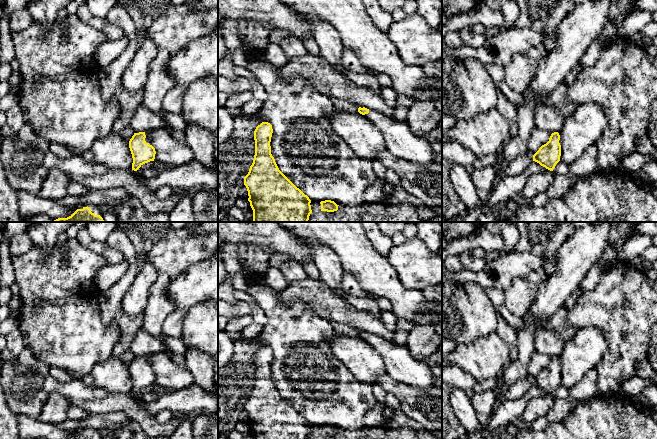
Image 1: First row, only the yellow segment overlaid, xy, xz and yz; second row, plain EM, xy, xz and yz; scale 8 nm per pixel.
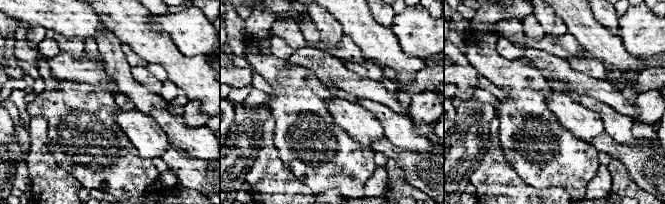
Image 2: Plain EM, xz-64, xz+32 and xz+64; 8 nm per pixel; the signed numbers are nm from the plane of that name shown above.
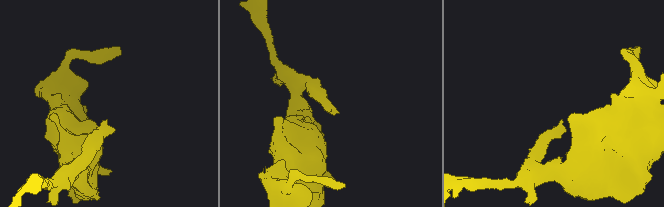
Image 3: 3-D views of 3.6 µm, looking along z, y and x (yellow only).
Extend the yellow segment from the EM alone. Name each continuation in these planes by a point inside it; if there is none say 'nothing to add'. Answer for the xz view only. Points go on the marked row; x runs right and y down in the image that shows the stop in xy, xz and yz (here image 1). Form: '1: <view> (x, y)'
1: xz (400, 141)

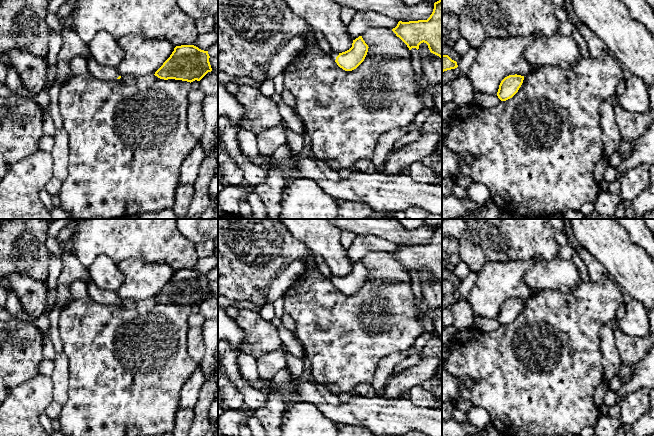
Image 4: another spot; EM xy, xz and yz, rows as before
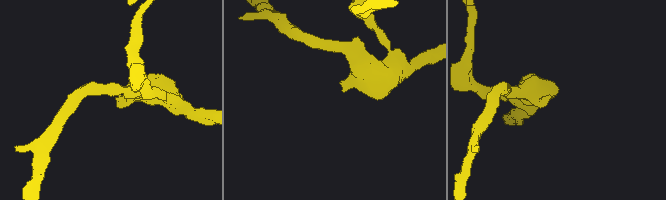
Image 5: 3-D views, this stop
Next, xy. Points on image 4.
1: xy (107, 73)

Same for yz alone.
nothing to add

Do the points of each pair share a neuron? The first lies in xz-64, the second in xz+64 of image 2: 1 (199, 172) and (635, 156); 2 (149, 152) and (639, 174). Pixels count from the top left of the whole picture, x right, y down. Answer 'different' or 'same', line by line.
1: same
2: different

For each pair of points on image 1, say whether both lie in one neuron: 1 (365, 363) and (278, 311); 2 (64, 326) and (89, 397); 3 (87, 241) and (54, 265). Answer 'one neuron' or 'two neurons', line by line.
1: two neurons
2: two neurons
3: two neurons

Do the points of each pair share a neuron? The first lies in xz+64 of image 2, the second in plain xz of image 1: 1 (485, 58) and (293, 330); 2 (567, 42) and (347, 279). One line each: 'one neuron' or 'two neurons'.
1: one neuron
2: one neuron

